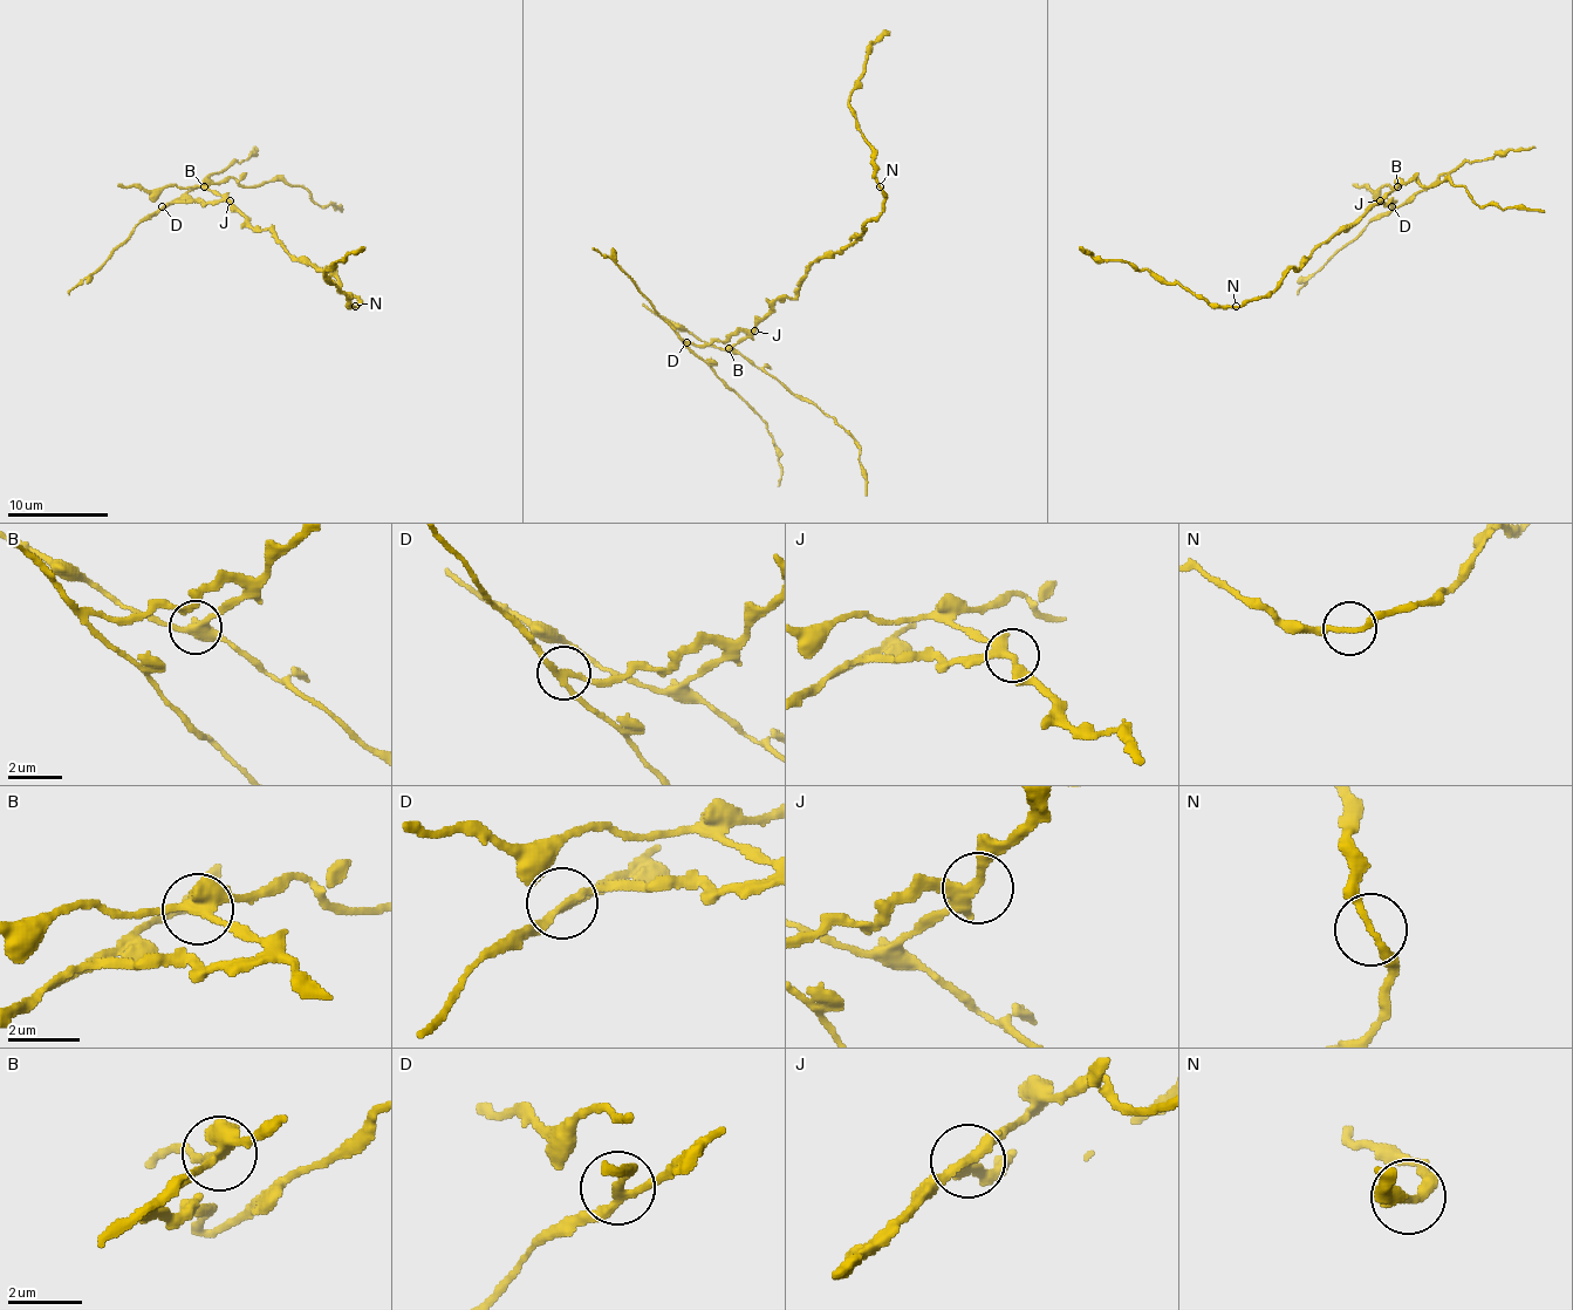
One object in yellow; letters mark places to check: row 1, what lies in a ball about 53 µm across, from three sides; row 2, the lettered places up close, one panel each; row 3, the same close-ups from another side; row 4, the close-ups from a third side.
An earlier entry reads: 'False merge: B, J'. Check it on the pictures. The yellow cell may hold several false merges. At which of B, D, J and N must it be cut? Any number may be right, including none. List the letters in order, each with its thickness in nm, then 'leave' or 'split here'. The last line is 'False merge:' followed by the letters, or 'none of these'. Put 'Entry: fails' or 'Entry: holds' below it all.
B: calibre 360 nm; split here
D: calibre 200 nm; split here
J: calibre 280 nm; leave
N: calibre 190 nm; leave
False merge: B, D
Entry: fails

